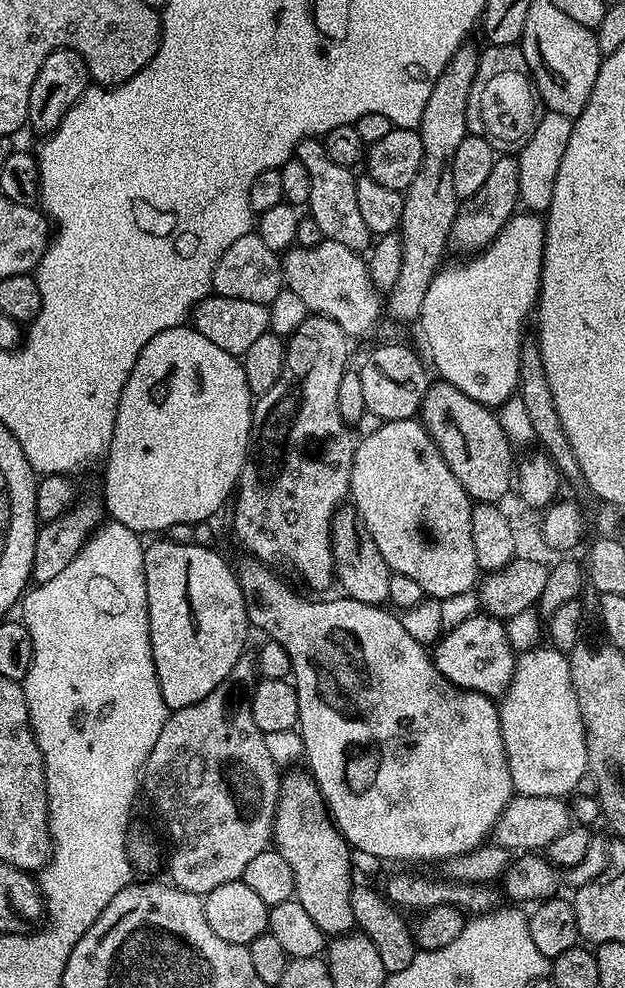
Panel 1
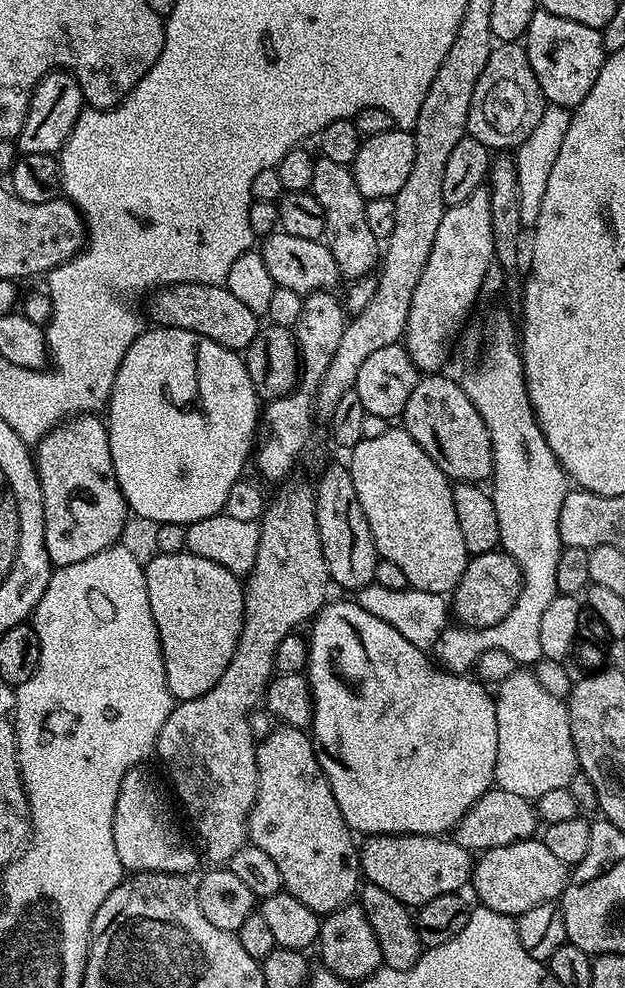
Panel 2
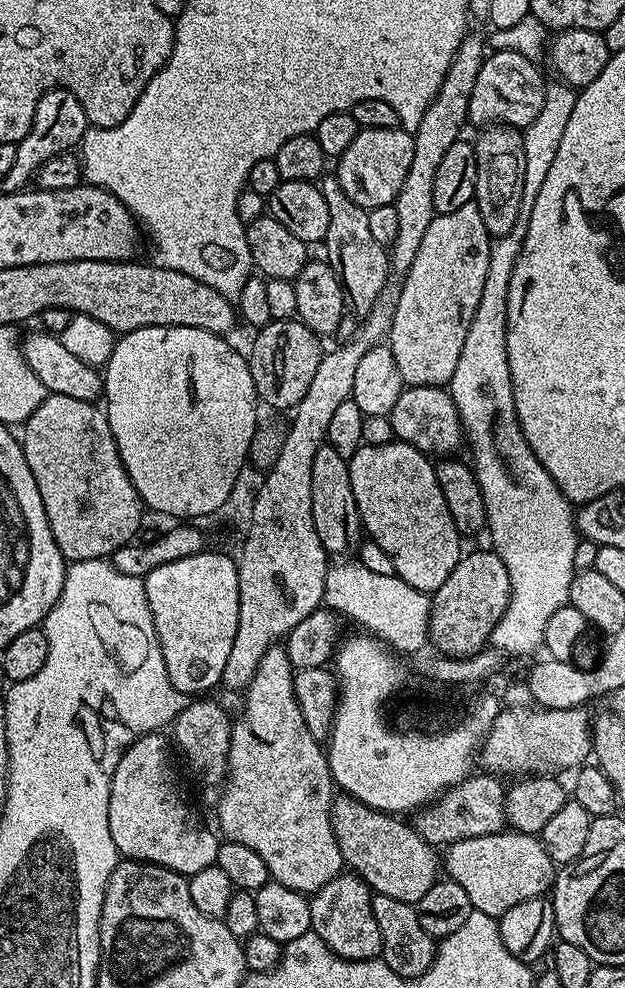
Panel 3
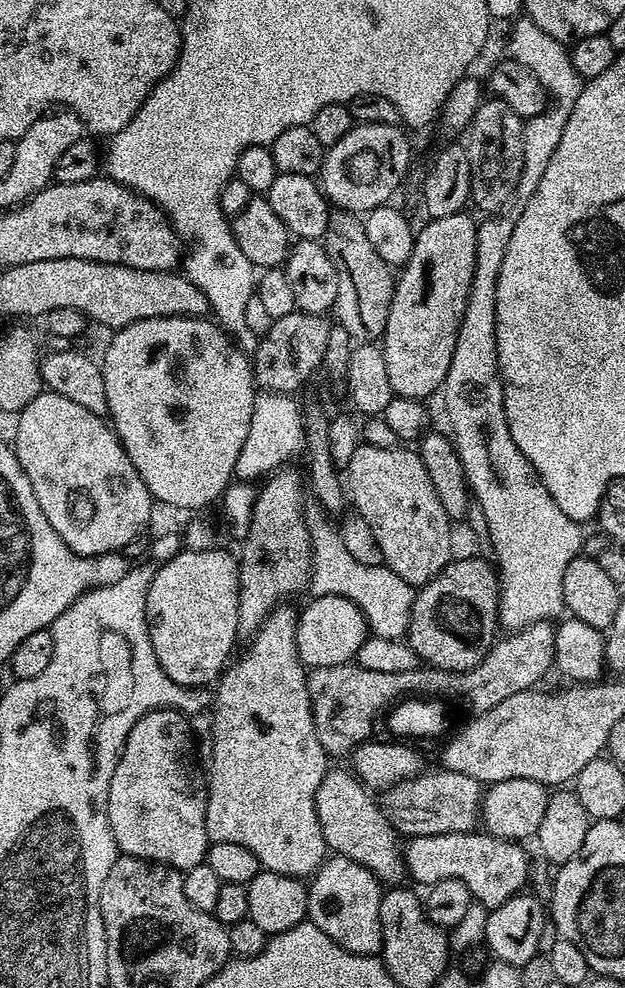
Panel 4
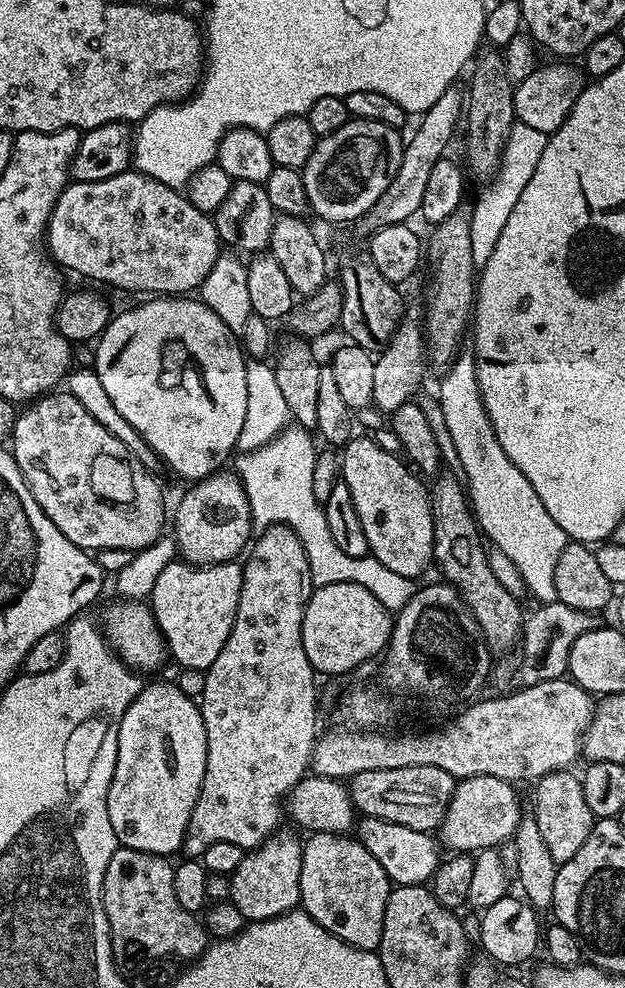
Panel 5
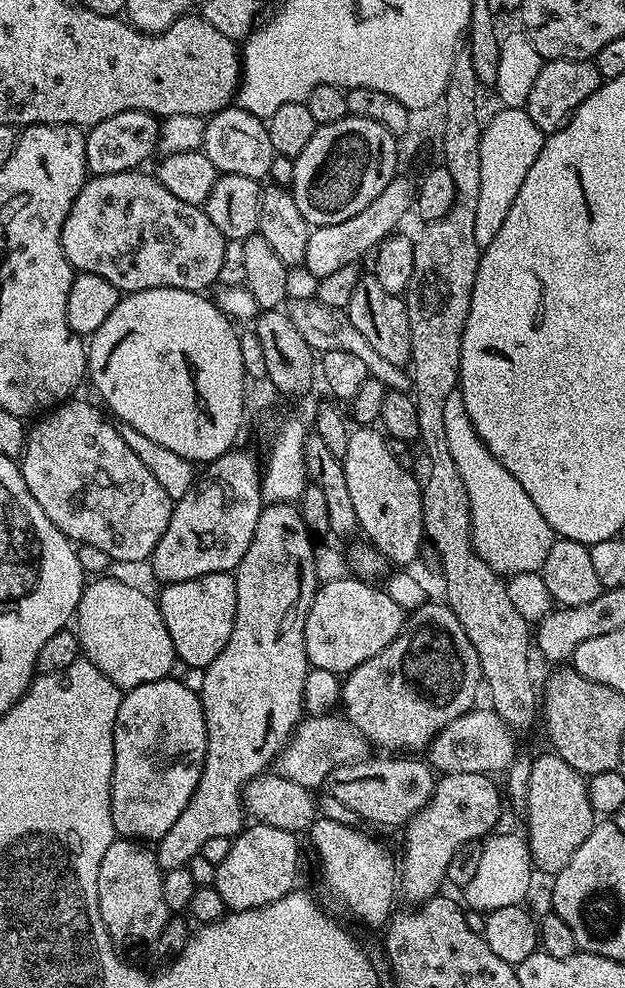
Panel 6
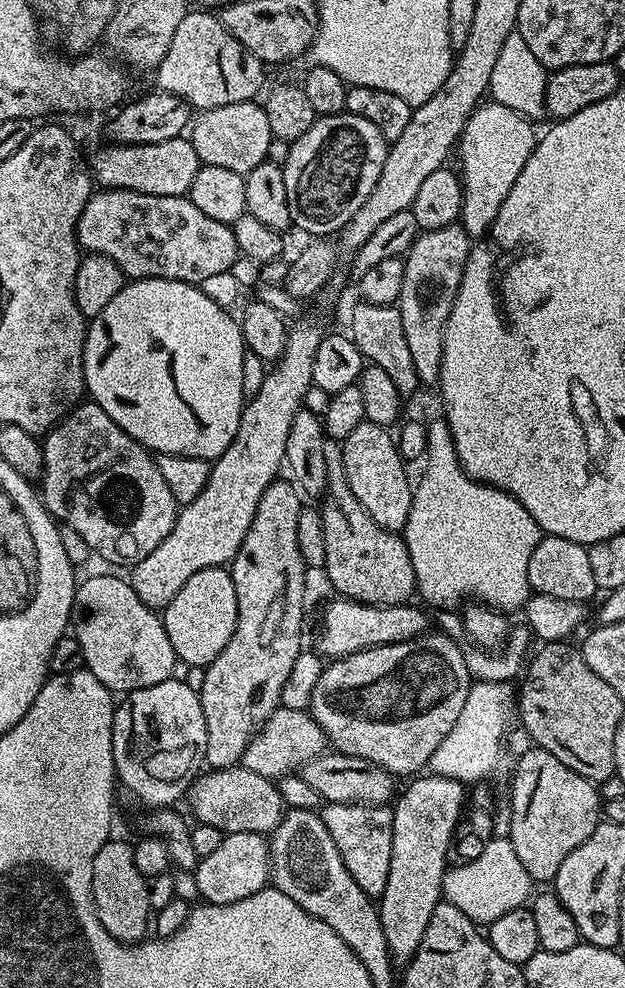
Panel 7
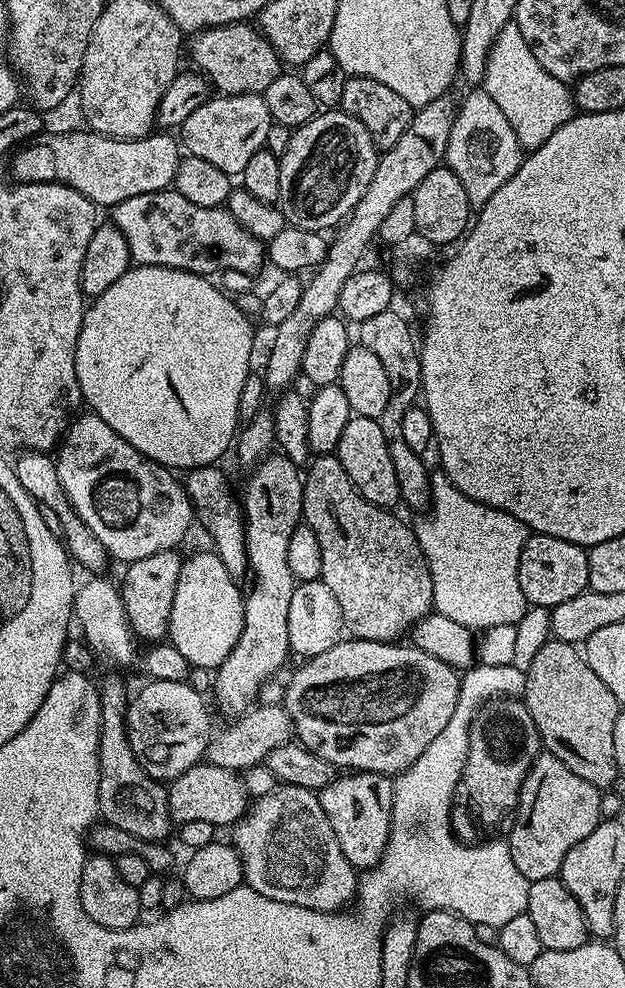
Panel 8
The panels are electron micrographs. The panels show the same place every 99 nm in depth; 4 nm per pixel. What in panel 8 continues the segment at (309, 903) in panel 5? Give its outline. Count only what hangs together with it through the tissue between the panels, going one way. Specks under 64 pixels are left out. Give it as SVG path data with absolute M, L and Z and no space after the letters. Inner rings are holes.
M353 772L337 775L318 795L322 810L326 810L326 818L330 818L330 830L334 830L334 838L338 838L338 846L342 846L342 854L346 854L346 862L350 862L357 870L376 867L379 860L384 859L384 851L392 829L392 785L389 777L377 772Z

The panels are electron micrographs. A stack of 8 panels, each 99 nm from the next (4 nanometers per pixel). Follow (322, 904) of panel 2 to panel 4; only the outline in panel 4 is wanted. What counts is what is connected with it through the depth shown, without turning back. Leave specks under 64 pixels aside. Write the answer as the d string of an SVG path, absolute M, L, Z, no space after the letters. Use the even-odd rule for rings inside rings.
M281 606L275 608L265 620L260 623L260 627L252 633L247 641L248 649L237 655L232 663L225 667L218 683L214 688L214 709L216 713L212 716L212 765L209 766L208 788L206 795L208 805L206 806L206 830L208 839L211 842L238 842L238 846L246 846L246 850L251 850L254 858L258 858L261 869L266 872L274 872L283 876L294 876L297 878L311 877L320 869L330 849L322 838L322 826L318 826L318 814L316 813L316 795L318 786L322 786L322 778L330 767L330 757L322 750L322 742L318 742L318 734L314 730L314 718L312 717L312 707L310 706L310 692L308 690L308 672L304 663L300 661L298 646L296 645L296 621L298 619L297 609L292 606Z

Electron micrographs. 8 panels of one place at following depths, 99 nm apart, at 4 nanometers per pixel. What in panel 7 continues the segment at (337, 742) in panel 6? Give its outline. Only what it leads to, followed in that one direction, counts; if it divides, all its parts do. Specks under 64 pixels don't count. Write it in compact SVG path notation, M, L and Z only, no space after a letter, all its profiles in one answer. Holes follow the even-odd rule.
M279 707L246 746L242 766L246 770L254 770L254 774L262 774L262 778L279 781L282 776L299 773L303 764L321 756L328 747L329 742L326 734L322 730L322 726L318 726L318 722L312 716L311 711Z

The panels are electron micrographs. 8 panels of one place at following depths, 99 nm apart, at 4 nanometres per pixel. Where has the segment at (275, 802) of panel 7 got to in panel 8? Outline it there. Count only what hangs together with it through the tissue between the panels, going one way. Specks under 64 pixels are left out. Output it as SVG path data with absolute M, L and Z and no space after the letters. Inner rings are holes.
M207 762L190 766L186 774L167 785L167 790L172 823L176 826L186 822L210 822L216 825L217 829L224 830L224 827L227 829L234 826L244 817L250 803L249 794L244 789L244 781L237 773Z

